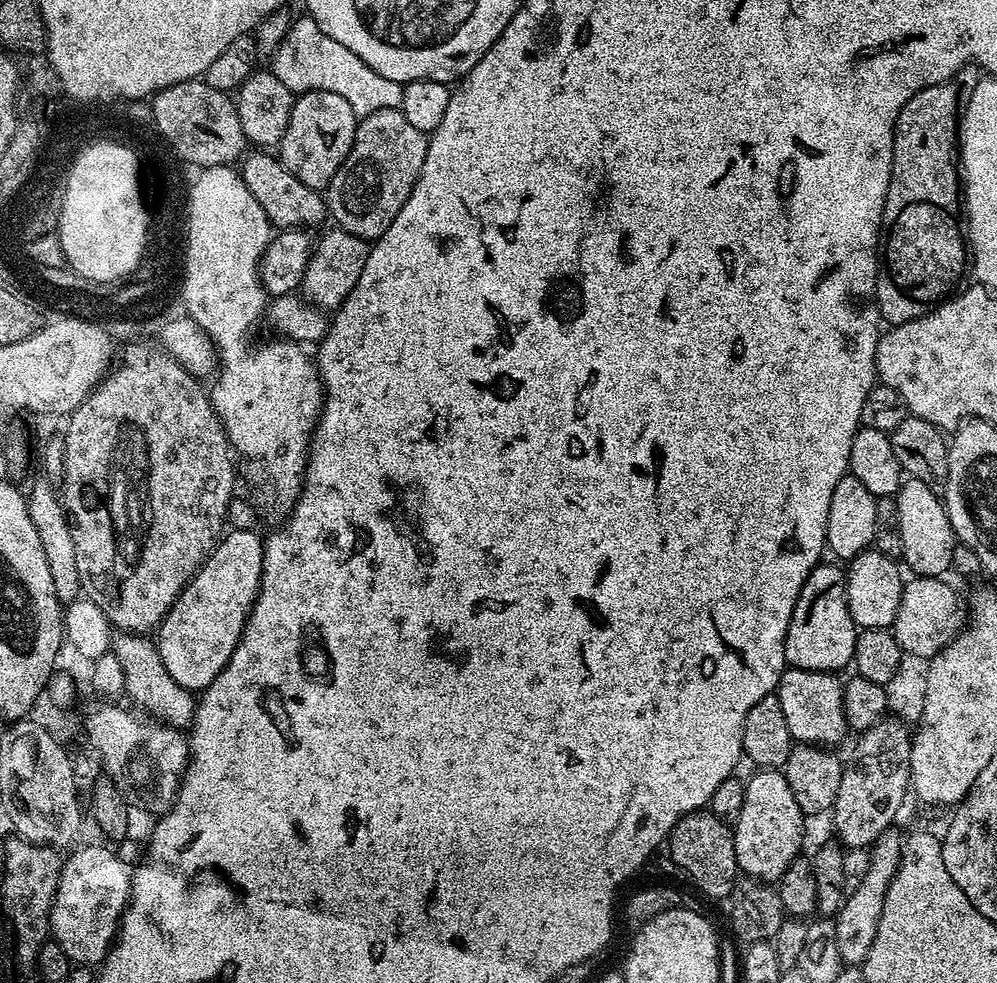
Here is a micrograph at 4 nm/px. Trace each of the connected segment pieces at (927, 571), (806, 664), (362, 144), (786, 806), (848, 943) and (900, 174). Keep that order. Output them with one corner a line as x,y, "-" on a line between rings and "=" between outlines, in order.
908,478
901,483
894,499
898,506
898,527
902,530
902,560
906,568
908,563
909,573
943,577
944,571
947,573
951,569
954,546
958,541
937,489
926,486
921,480
=
831,563
817,564
798,594
784,643
784,659
791,667
836,674
839,668
852,664
858,629
848,609
845,569
839,563
=
399,108
375,110
363,117
356,125
354,142
350,154
342,162
340,169
326,189
326,212
332,216
342,230
354,234
363,240
374,242
388,229
390,222
398,218
398,210
406,206
406,198
410,198
410,190
414,190
414,182
418,182
418,174
422,170
422,162
426,162
426,150
429,137
413,126
=
765,768
753,773
752,777
747,777
744,786
746,802
742,804
742,814
738,814
738,822
732,833
736,866
745,877
761,882
779,882
782,874
786,874
786,866
790,866
790,862
794,862
797,856
801,855
805,814
795,802
794,790
790,788
783,771
=
896,830
886,831
879,836
867,853
868,865
865,866
864,873
859,873
857,890
845,895
844,904
834,916
837,950
845,965
863,965
866,954
870,954
870,946
874,946
874,934
878,934
884,896
888,893
894,874
900,868
901,851
902,836
899,836
=
955,83
935,84
910,98
896,119
892,147
892,177
886,190
884,218
888,222
901,219
904,208
911,204
933,204
936,208
952,208
962,200
962,184
958,179
958,113
962,104
956,101

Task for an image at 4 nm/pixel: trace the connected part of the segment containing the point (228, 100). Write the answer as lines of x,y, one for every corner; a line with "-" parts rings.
203,78
178,82
174,86
166,86
161,92
151,97
150,104
152,104
150,120
158,122
158,127
164,129
164,135
172,140
179,159
184,164
185,162
197,164
197,169
200,170
232,166
249,151
248,139
242,130
242,122
236,113
235,99
222,90
214,90
214,86
207,84

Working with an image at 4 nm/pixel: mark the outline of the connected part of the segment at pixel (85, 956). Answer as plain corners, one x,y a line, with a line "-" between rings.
99,843
84,844
81,848
73,847
68,852
73,851
61,863
58,890
52,899
52,913
48,919
51,939
58,946
62,946
69,961
76,966
99,966
104,963
115,941
124,910
132,898
133,869
126,862
122,862
107,843

